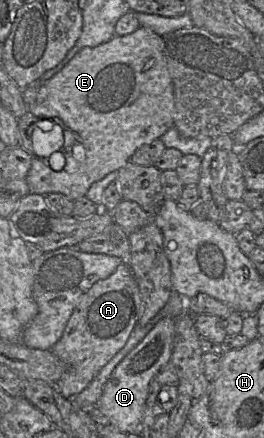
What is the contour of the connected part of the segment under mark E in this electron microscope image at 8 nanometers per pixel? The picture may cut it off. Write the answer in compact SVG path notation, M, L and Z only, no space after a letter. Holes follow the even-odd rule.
M140 26L131 34L115 35L98 46L82 48L58 73L40 84L35 102L28 105L28 110L34 116L52 119L62 126L66 137L62 146L65 156L62 170L52 170L47 158L32 154L31 167L26 177L30 193L43 196L60 193L72 201L84 197L94 182L124 167L138 148L150 144L173 127L174 107L174 86L164 56L162 36ZM76 140L85 149L83 162L78 162L73 157L71 143Z

